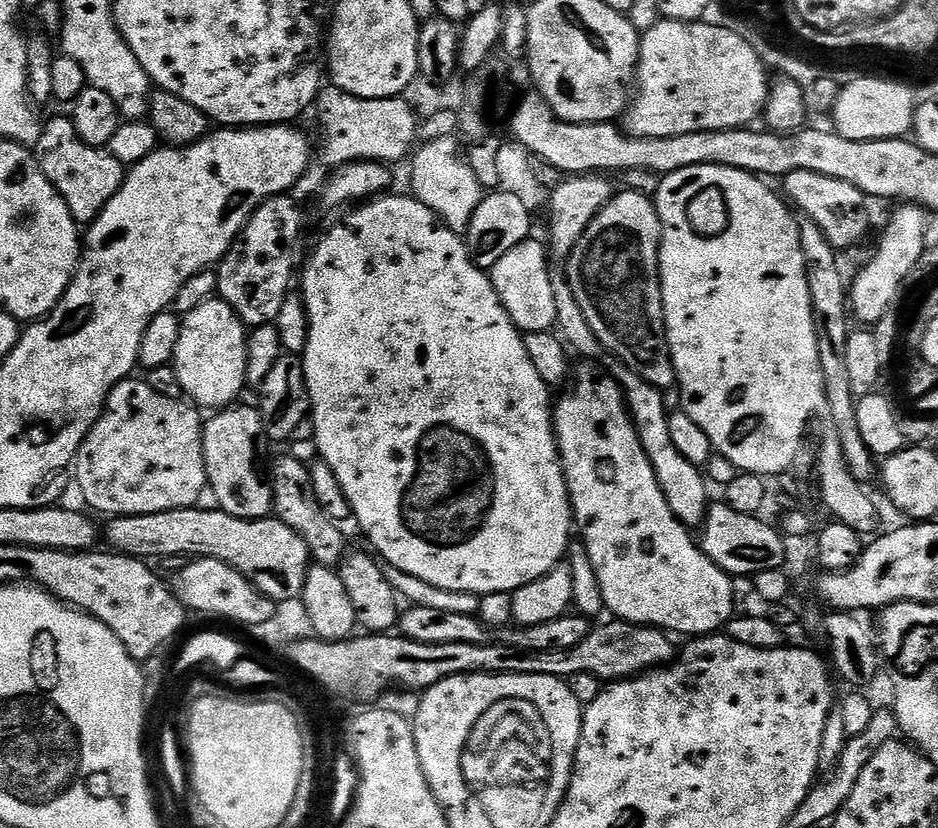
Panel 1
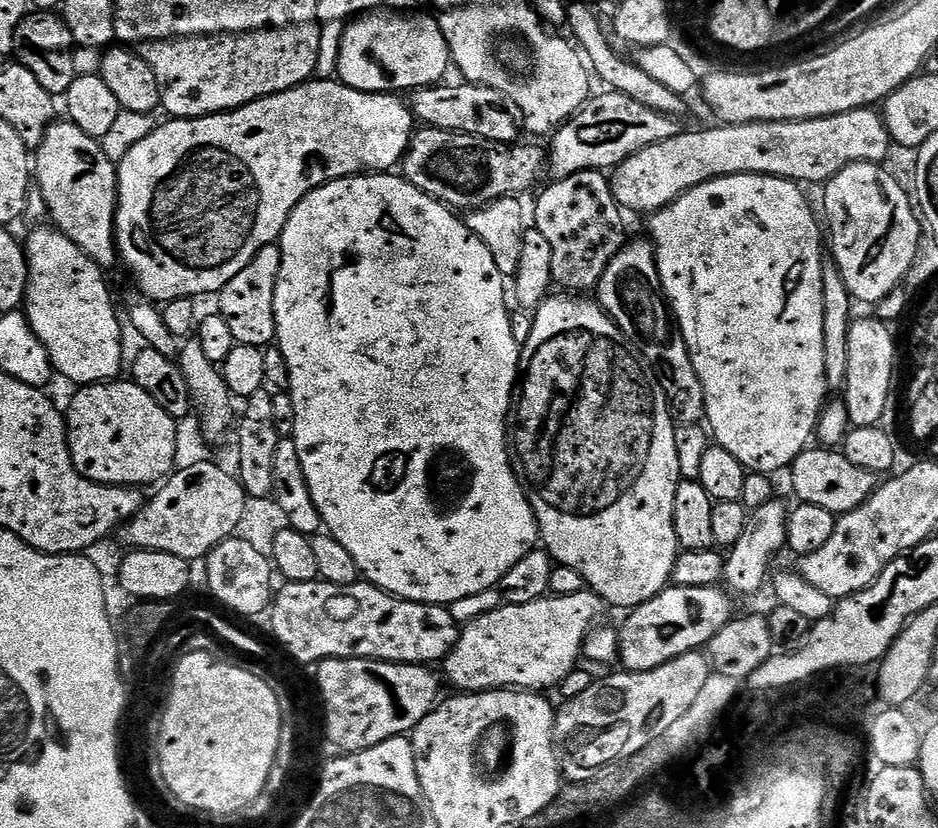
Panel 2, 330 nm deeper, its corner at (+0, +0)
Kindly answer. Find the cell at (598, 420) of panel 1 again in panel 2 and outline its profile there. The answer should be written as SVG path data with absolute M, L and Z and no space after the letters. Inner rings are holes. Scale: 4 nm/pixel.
M555 294L549 295L544 303L541 304L539 308L535 309L532 317L530 338L522 345L520 350L520 371L518 373L516 387L512 393L512 411L510 413L510 459L512 461L512 469L515 470L517 478L520 479L520 485L523 486L524 493L528 496L530 506L536 515L536 524L540 528L540 540L546 551L552 555L553 561L555 561L556 564L570 566L570 570L578 570L578 574L582 574L585 585L587 585L591 591L595 592L605 605L613 604L616 608L631 610L639 606L639 604L644 604L650 598L654 598L659 592L669 587L672 579L672 571L674 570L674 562L676 561L678 553L681 551L681 546L676 540L676 531L674 530L674 494L676 493L676 485L679 484L682 479L679 470L678 451L675 446L677 425L674 423L672 409L668 407L668 399L664 396L663 392L660 391L653 373L646 367L645 361L629 347L624 339L624 335L620 333L620 329L617 328L615 322L604 313L599 303L592 298L589 298L589 300L579 300L581 297L576 294L560 295L564 296L555 296Z

